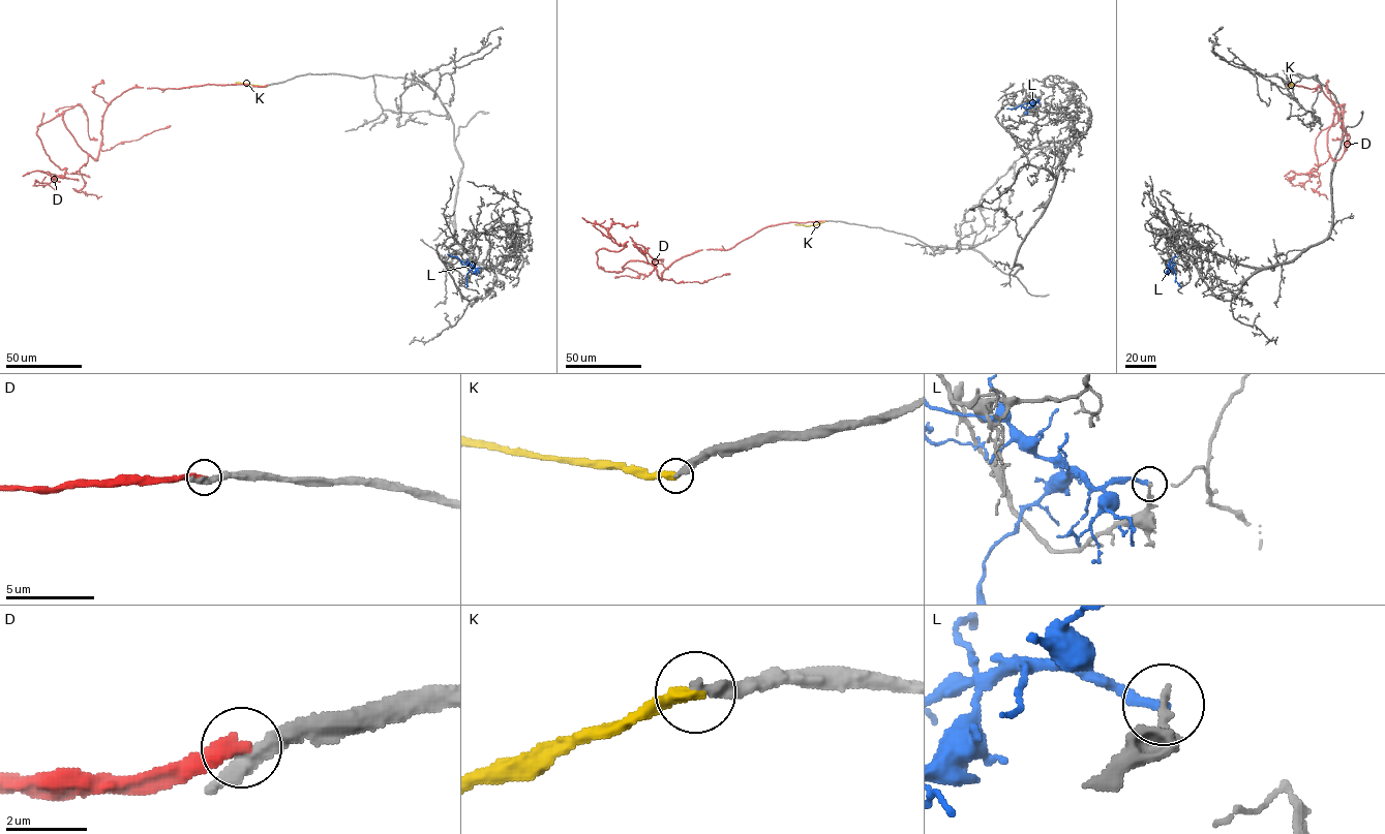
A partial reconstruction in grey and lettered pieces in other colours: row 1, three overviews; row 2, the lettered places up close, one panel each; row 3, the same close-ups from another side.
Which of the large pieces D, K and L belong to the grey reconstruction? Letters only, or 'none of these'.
none of these

